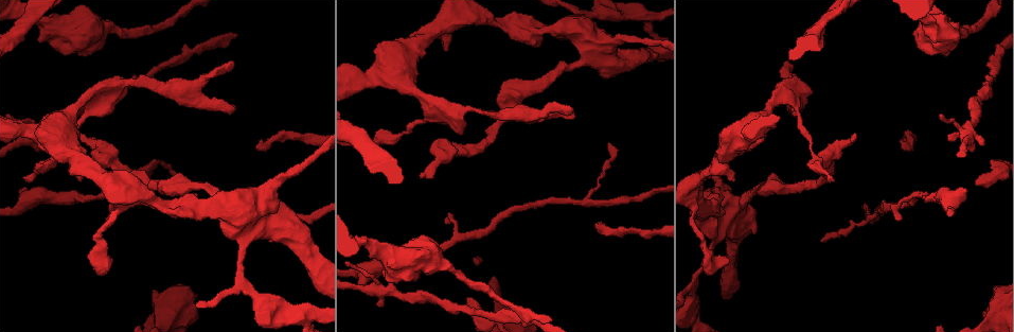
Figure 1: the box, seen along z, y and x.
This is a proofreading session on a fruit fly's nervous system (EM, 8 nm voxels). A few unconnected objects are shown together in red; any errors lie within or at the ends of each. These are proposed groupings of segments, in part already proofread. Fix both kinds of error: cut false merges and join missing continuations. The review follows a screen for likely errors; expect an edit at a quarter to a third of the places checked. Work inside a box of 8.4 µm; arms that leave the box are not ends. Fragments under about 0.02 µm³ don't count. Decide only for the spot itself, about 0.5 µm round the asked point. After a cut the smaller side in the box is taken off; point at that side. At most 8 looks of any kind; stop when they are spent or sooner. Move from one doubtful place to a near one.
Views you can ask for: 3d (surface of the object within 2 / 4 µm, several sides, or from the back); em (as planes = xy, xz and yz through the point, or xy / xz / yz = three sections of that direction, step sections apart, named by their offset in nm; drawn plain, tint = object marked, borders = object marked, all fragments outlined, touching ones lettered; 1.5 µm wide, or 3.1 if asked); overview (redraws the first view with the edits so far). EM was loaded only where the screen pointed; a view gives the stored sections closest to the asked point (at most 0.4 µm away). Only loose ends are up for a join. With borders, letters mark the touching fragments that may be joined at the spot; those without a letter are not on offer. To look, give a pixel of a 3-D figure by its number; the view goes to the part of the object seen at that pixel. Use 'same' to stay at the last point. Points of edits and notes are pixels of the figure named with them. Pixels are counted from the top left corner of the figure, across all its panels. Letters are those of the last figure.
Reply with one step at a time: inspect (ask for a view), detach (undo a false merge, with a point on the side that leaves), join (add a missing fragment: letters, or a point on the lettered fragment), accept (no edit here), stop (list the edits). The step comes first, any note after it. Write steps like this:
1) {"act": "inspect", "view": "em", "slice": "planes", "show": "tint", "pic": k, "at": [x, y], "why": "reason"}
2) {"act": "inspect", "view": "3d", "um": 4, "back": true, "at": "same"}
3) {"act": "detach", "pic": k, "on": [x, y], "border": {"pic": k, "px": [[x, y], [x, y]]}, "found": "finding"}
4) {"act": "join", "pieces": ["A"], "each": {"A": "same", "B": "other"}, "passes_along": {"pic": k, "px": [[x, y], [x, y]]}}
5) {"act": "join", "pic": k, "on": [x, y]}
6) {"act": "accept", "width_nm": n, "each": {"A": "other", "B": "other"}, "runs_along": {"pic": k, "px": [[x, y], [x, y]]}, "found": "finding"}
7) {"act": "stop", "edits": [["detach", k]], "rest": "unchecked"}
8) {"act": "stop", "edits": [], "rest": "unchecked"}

{"act": "inspect", "view": "3d", "um": 4, "pic": 1, "at": [420, 176]}

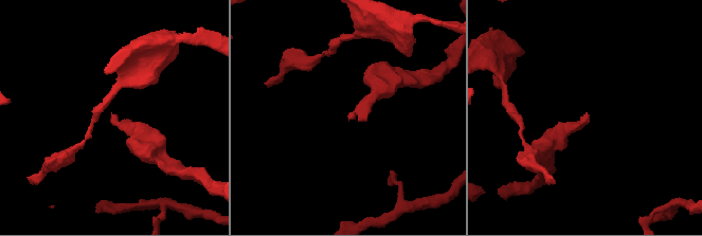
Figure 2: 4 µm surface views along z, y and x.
{"act": "inspect", "view": "em", "slice": "planes", "show": "borders", "pic": 2, "at": [584, 114], "why": "need the tissue"}

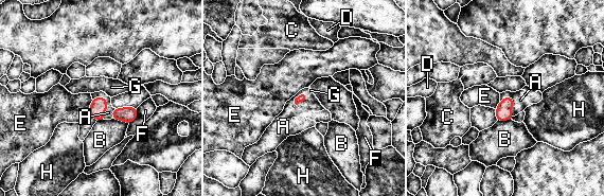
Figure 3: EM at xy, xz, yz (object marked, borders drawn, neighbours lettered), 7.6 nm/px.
{"act": "join", "pieces": ["A"], "longest_contact_nm": ["F", 140], "each": {"A": "same", "B": "other", "C": "other", "D": "other", "E": "other", "F": "other", "G": "other", "H": "other"}, "passes_along": {"pic": 3, "px": [[302, 96], [299, 94], [283, 123]]}, "found": "it goes on there"}

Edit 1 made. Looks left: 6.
{"act": "inspect", "view": "overview"}

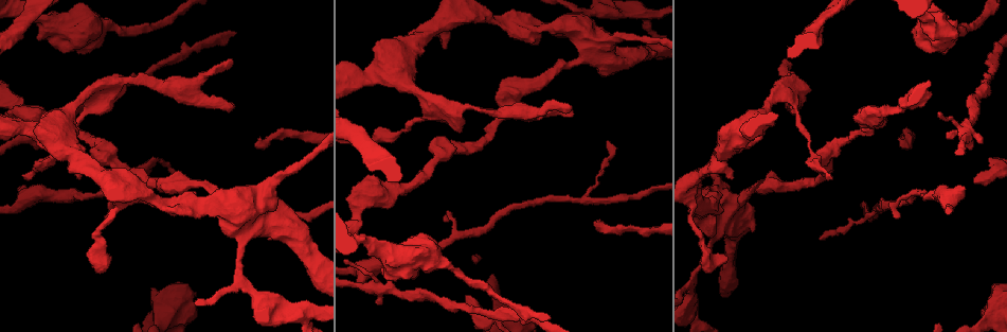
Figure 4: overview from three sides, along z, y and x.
{"act": "inspect", "view": "em", "slice": "planes", "show": "borders", "pic": 4, "at": [898, 218]}

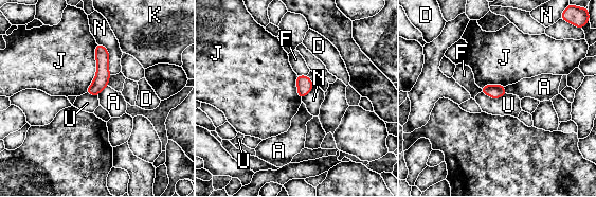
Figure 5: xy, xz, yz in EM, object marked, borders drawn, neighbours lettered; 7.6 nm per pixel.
{"act": "accept", "each": {"A": "other", "D": "other", "F": "other", "J": "other", "K": "other", "N": "other", "U": "other"}, "border": {"pic": 5, "px": [[481, 92], [494, 99], [506, 93]]}, "found": "no lettered fragment goes on from it"}

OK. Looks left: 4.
{"act": "inspect", "view": "em", "slice": "planes", "show": "borders", "pic": 4, "at": [595, 225], "why": "long arm stops here"}

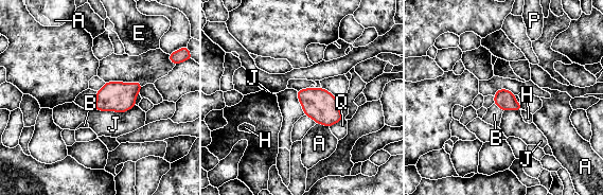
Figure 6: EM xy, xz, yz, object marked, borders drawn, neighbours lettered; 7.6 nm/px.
{"act": "join", "pieces": ["B"], "each": {"A": "other", "B": "same", "E": "other", "H": "other", "J": "other", "P": "other", "Q": "other"}, "passes_along": {"pic": 6, "px": [[504, 100], [499, 107], [494, 114]]}, "found": "it goes on there"}

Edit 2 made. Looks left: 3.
{"act": "stop", "edits": [["join", 3], ["join", 6]], "rest": "unchecked"}

